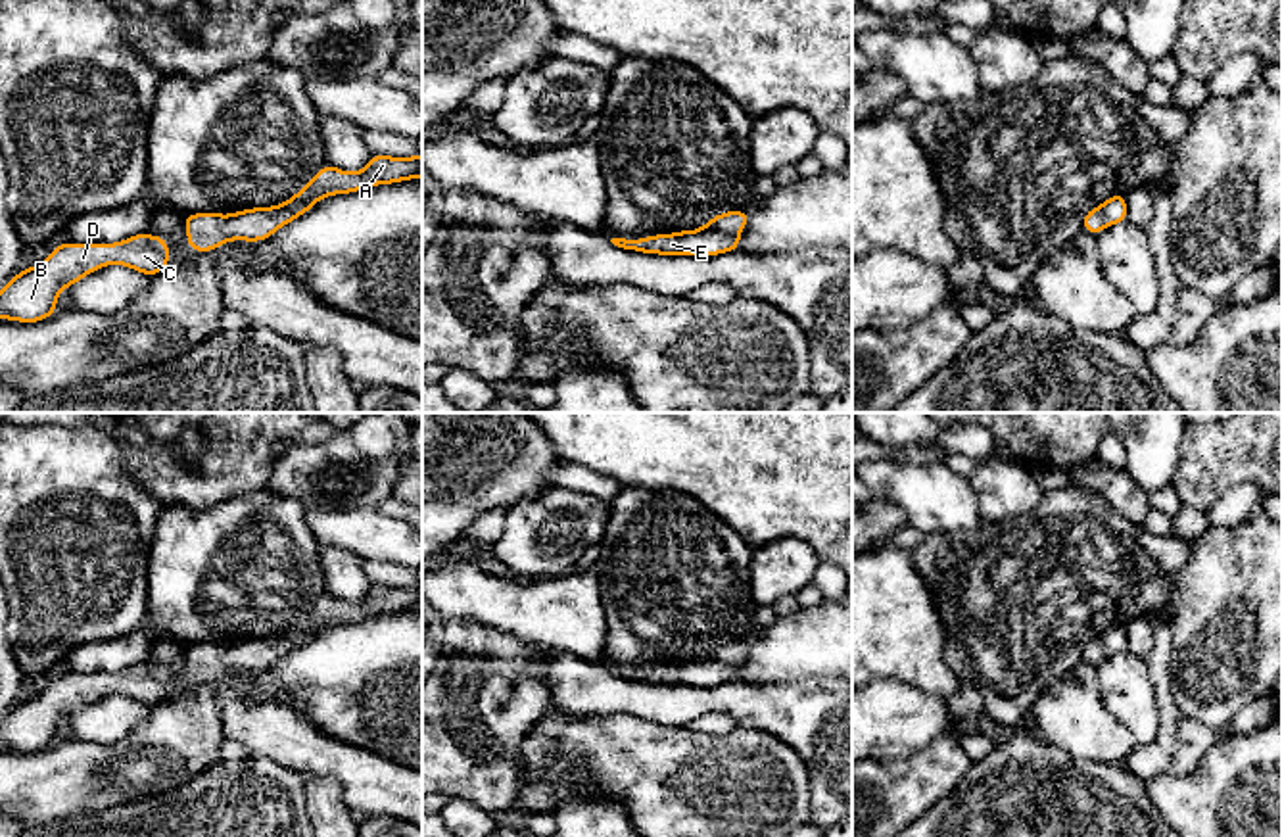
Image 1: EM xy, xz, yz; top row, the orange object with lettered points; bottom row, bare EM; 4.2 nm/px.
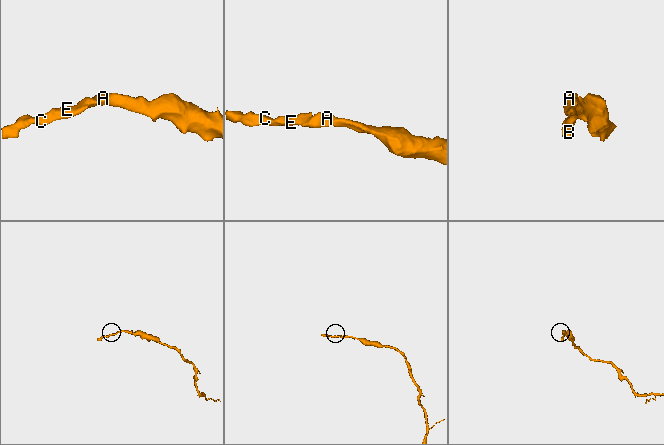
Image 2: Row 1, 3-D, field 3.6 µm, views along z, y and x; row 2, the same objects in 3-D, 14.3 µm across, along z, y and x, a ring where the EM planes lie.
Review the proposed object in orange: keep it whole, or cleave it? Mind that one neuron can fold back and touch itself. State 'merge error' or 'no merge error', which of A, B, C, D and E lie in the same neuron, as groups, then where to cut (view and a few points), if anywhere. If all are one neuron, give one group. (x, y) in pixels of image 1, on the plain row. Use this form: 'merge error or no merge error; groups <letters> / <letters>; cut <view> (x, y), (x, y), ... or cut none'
no merge error; groups A B C D E; cut none

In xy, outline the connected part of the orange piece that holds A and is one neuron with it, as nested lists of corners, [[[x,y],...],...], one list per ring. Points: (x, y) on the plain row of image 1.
[[[374,584],[359,603],[345,603],[334,595],[324,595],[311,612],[282,635],[251,637],[232,645],[182,645],[188,680],[213,682],[230,670],[261,672],[301,647],[326,626],[351,624],[368,616],[393,614],[409,609],[422,609],[422,584],[413,587]]]

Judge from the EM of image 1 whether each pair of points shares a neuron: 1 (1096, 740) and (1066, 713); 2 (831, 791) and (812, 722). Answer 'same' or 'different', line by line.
1: same
2: same

